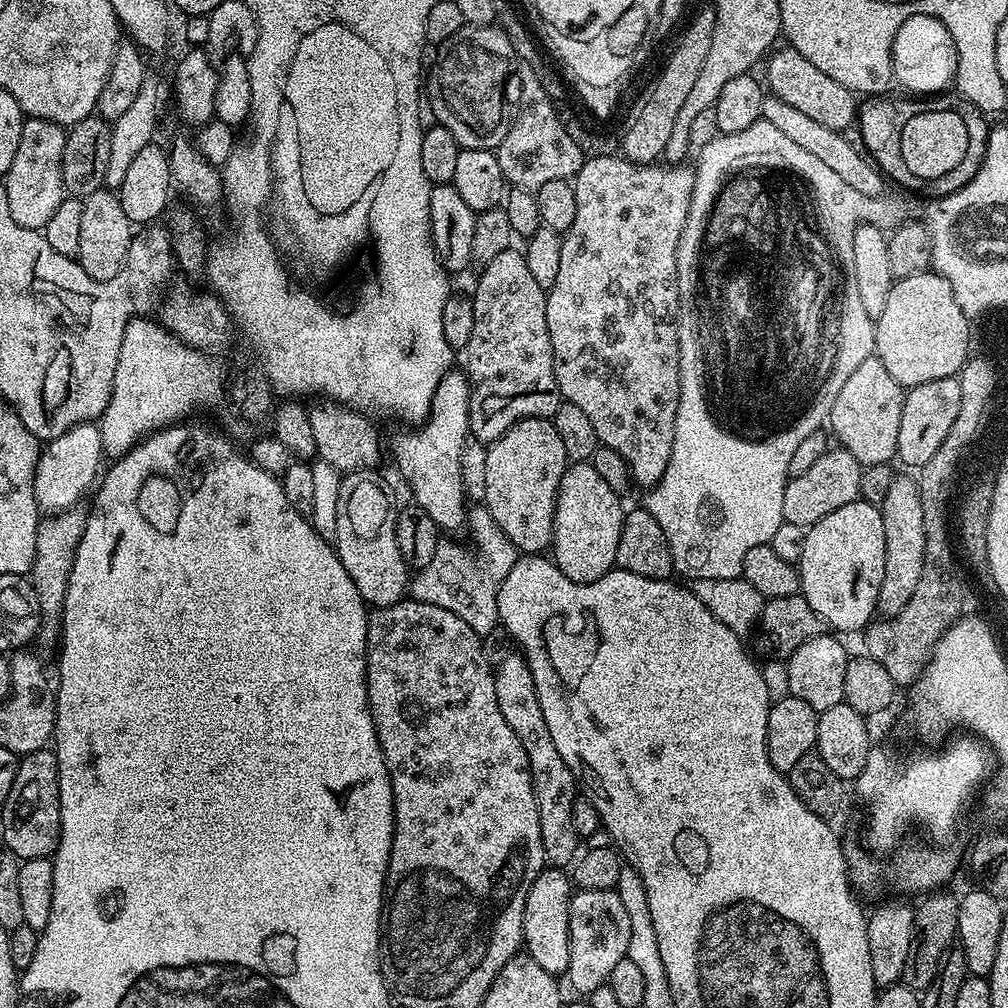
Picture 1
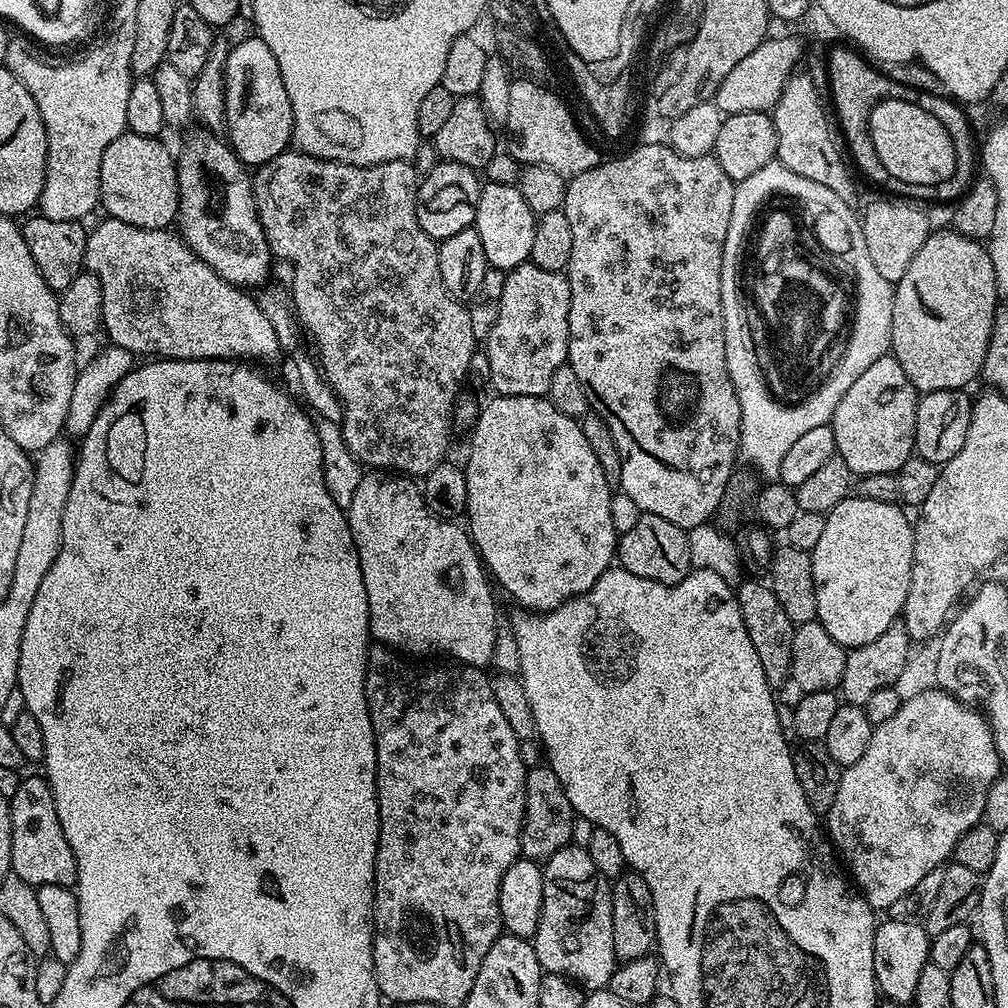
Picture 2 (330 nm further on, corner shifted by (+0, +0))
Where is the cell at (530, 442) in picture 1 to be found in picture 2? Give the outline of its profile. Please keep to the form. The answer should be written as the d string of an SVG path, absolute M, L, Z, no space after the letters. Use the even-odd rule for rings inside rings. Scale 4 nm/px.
M499 394L491 397L493 400L488 405L481 407L476 414L476 422L471 429L472 445L468 448L468 464L463 465L466 478L466 490L468 491L468 507L466 509L467 531L472 537L480 559L491 579L516 603L521 609L546 613L562 606L567 600L581 596L607 568L613 567L614 557L618 552L618 534L614 530L614 521L610 518L610 502L614 488L607 484L606 475L602 472L598 459L590 450L586 437L580 429L580 420L575 416L567 416L557 410L554 405L542 396L502 396Z

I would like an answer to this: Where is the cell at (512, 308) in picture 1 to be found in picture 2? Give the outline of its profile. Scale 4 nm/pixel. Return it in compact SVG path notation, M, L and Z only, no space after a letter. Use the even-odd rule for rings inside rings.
M527 263L519 264L507 273L505 285L502 289L502 296L499 302L497 320L493 324L486 339L488 346L488 376L492 379L492 392L502 396L542 396L547 397L550 390L550 378L554 378L554 370L562 366L568 359L568 315L570 314L570 282L564 272L555 272L554 270L542 270L537 264Z

